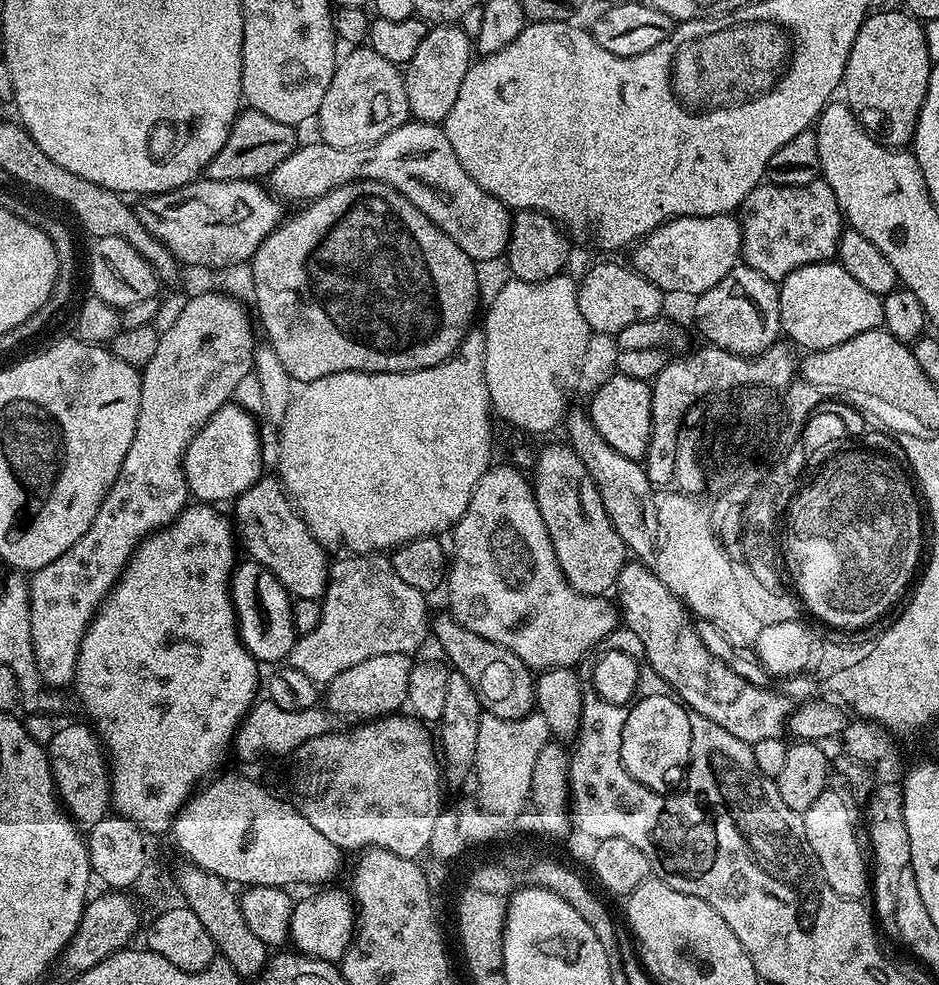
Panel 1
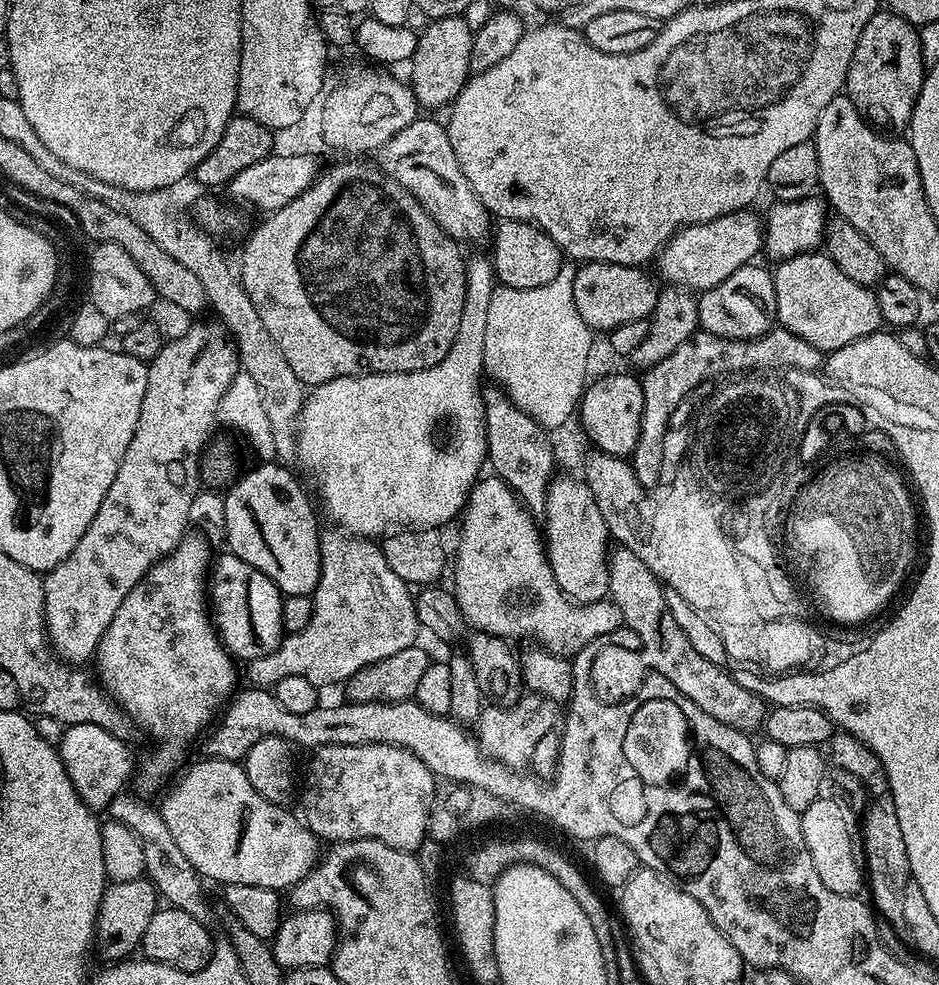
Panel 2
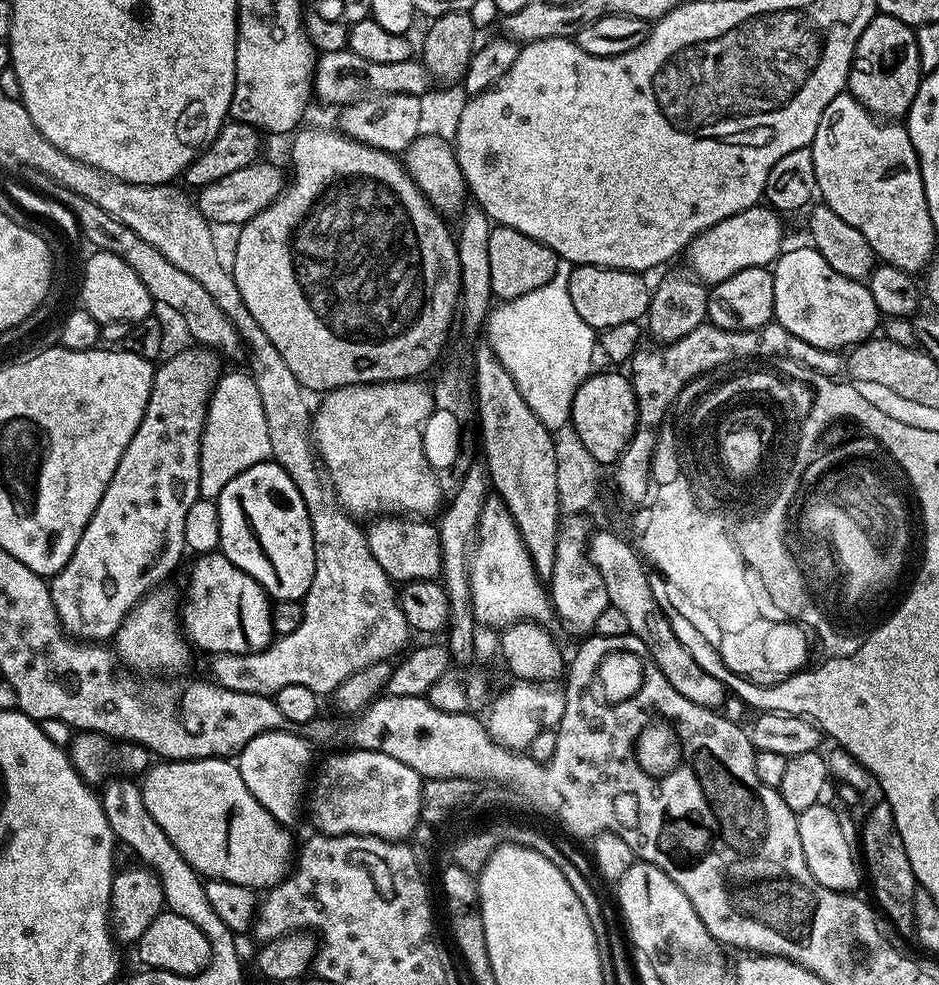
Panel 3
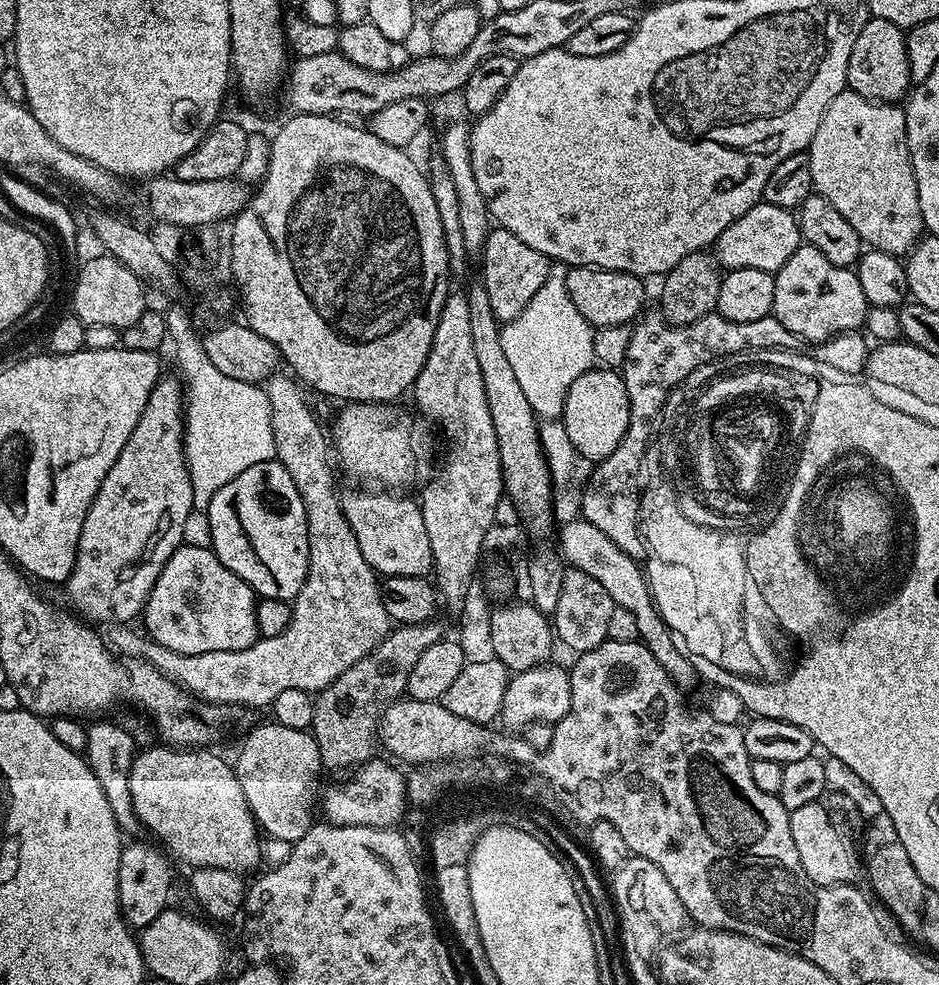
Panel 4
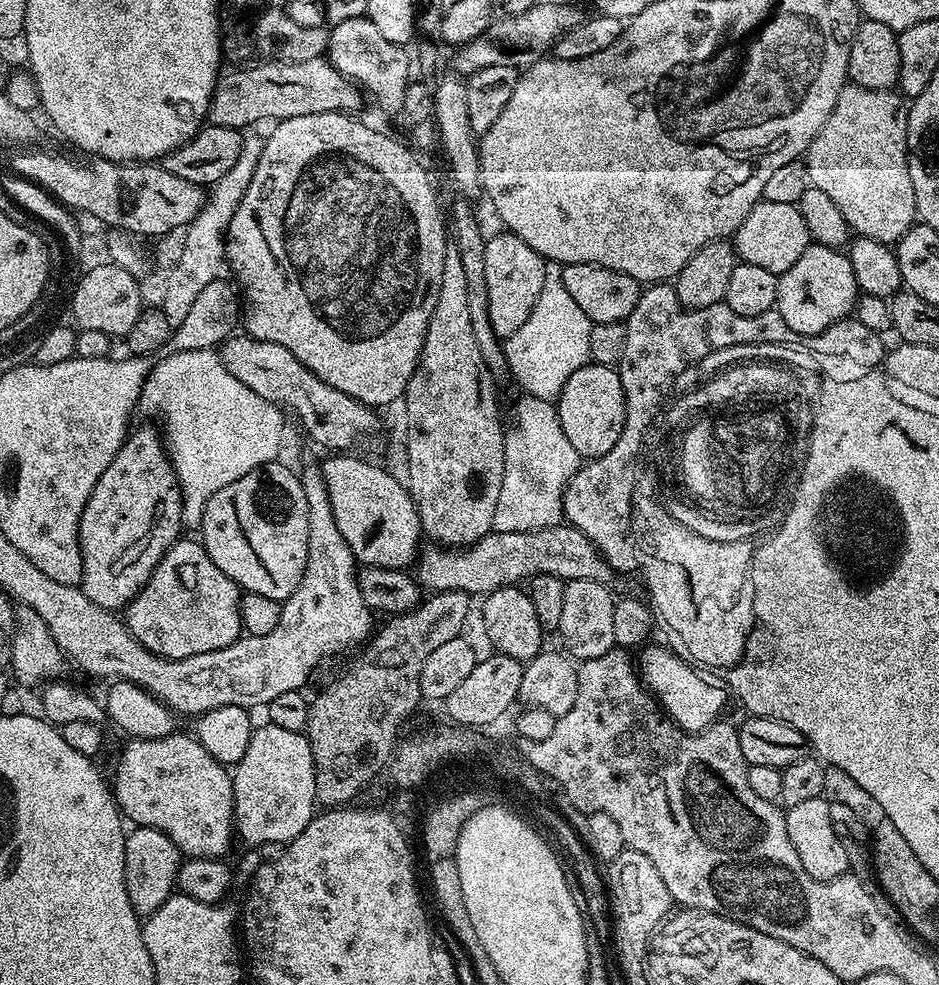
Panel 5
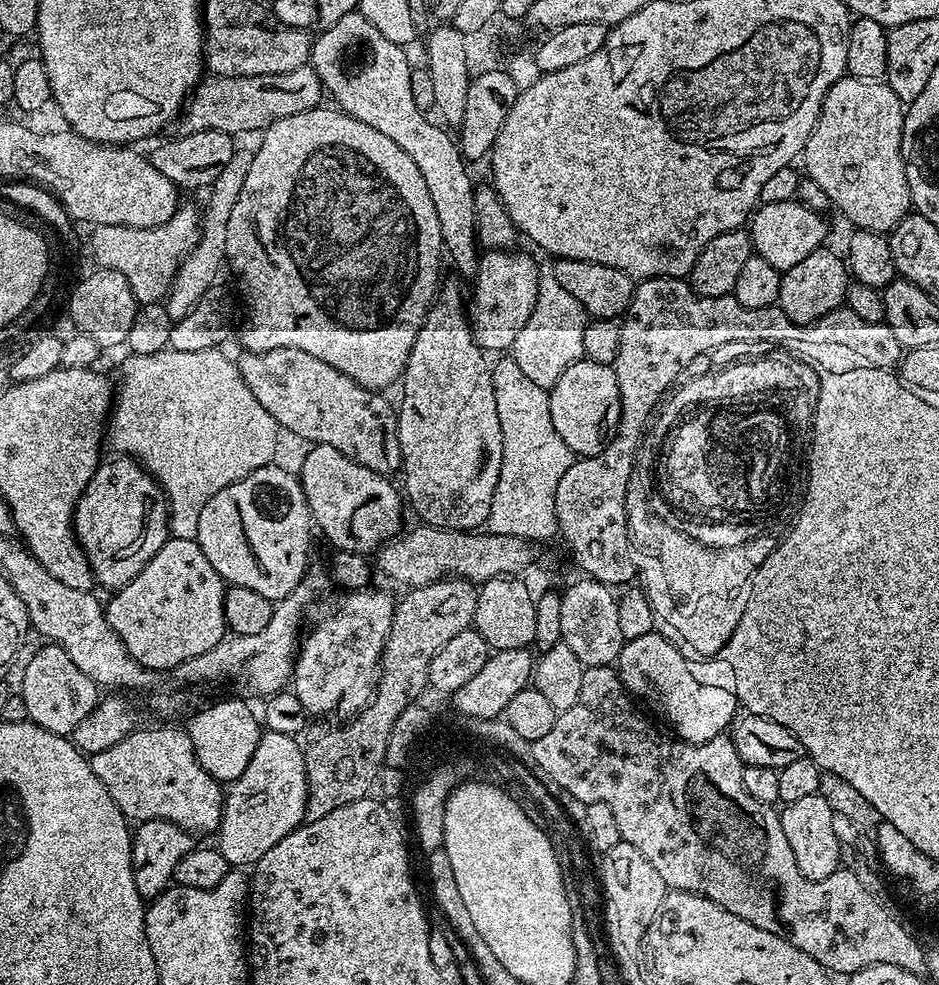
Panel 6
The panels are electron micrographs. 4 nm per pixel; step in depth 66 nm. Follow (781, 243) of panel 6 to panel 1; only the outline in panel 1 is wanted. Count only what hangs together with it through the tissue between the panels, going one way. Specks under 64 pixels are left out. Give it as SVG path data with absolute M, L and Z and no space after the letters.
M735 215L675 216L660 224L631 249L631 267L641 272L665 294L681 292L684 296L701 296L710 286L718 286L730 270L741 263L742 230Z

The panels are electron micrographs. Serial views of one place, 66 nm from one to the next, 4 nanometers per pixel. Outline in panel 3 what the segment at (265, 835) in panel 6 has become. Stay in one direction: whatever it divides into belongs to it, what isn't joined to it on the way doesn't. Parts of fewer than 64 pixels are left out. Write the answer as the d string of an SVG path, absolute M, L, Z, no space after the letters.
M283 728L260 734L252 738L236 757L239 774L250 794L276 821L285 826L292 825L298 816L312 770L310 764L314 751L306 736L294 732L297 731Z

